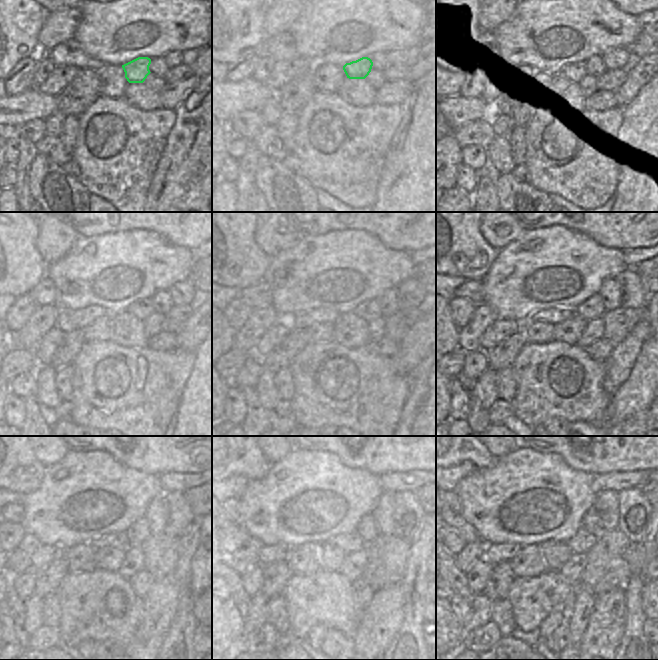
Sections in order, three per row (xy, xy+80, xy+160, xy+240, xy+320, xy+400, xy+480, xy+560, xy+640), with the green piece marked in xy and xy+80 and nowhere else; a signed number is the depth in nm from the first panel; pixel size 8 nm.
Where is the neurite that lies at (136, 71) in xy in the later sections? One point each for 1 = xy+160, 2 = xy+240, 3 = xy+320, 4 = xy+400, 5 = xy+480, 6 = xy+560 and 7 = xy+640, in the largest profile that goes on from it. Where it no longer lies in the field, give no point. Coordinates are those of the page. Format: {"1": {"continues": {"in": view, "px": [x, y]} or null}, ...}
{"1": {"continues": {"in": "xy+160", "px": [588, 83]}}, "2": {"continues": {"in": "xy+240", "px": [141, 309]}}, "3": {"continues": {"in": "xy+320", "px": [369, 310]}}, "4": {"continues": {"in": "xy+400", "px": [592, 308]}}, "5": {"continues": {"in": "xy+480", "px": [139, 532]}}, "6": {"continues": {"in": "xy+560", "px": [367, 528]}}, "7": {"continues": {"in": "xy+640", "px": [590, 522]}}}

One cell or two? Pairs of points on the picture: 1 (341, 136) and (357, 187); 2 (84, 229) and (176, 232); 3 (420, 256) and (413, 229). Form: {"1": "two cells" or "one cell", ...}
{"1": "one cell", "2": "one cell", "3": "two cells"}

